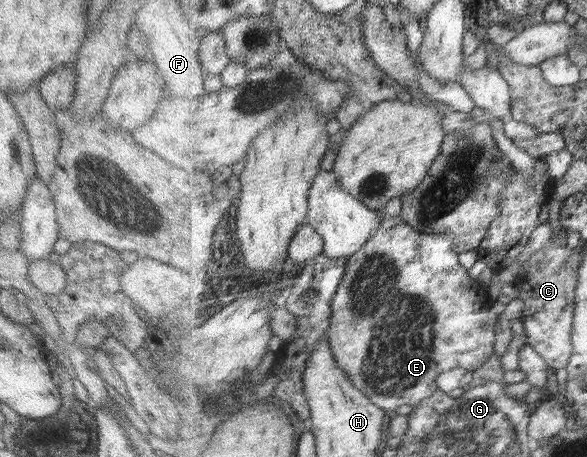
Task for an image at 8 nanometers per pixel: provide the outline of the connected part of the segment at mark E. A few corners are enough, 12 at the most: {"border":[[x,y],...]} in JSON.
{"border":[[386,218],[329,339],[392,416],[495,353],[455,237]]}

